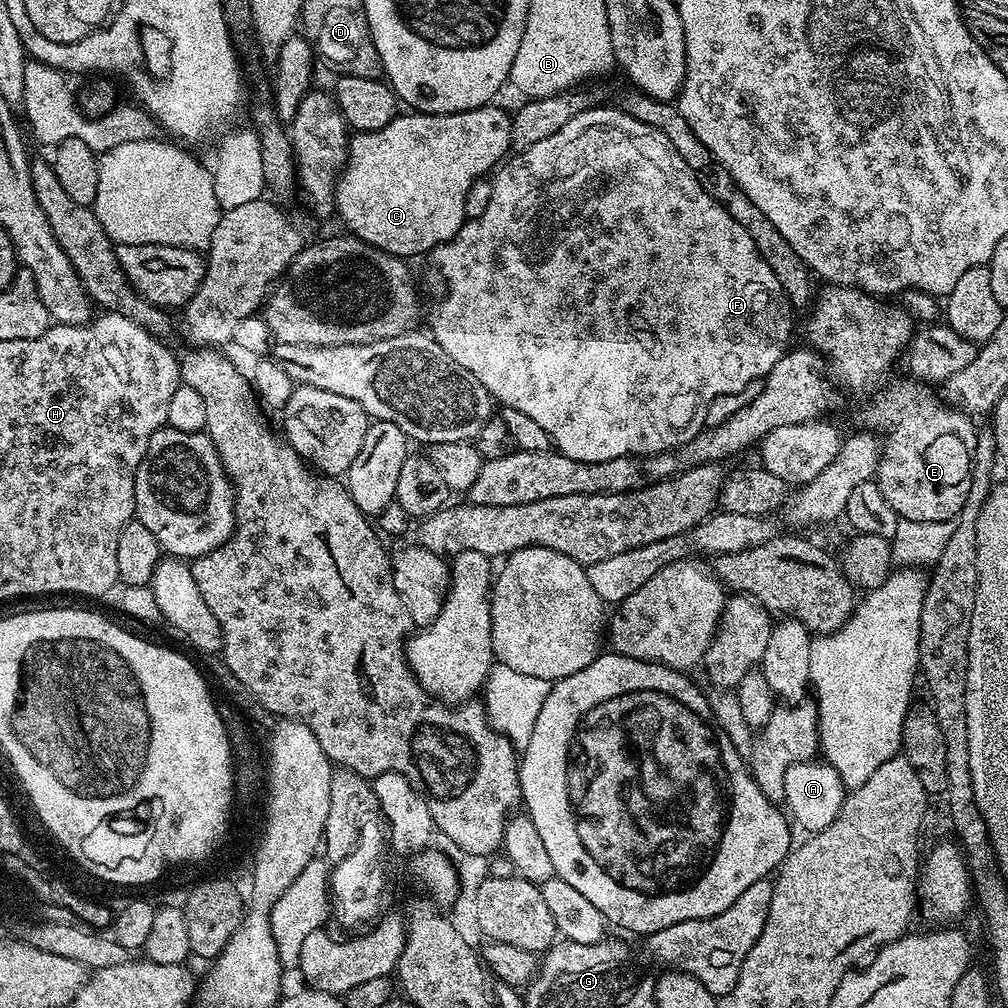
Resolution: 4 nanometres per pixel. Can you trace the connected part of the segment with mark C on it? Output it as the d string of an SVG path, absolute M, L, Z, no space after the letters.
M495 103L486 104L482 108L466 110L465 112L455 112L454 114L430 114L429 112L409 111L409 116L398 114L382 130L373 132L356 132L348 142L348 163L345 164L340 179L336 181L336 212L344 219L344 224L351 235L356 236L362 242L374 246L378 250L386 250L390 254L401 258L416 256L419 252L431 253L433 248L444 244L447 240L452 240L458 234L460 227L464 225L466 213L464 207L468 204L468 195L472 192L476 180L480 180L484 175L487 177L509 155L512 148L510 130L512 129L511 115L502 109L496 108Z

